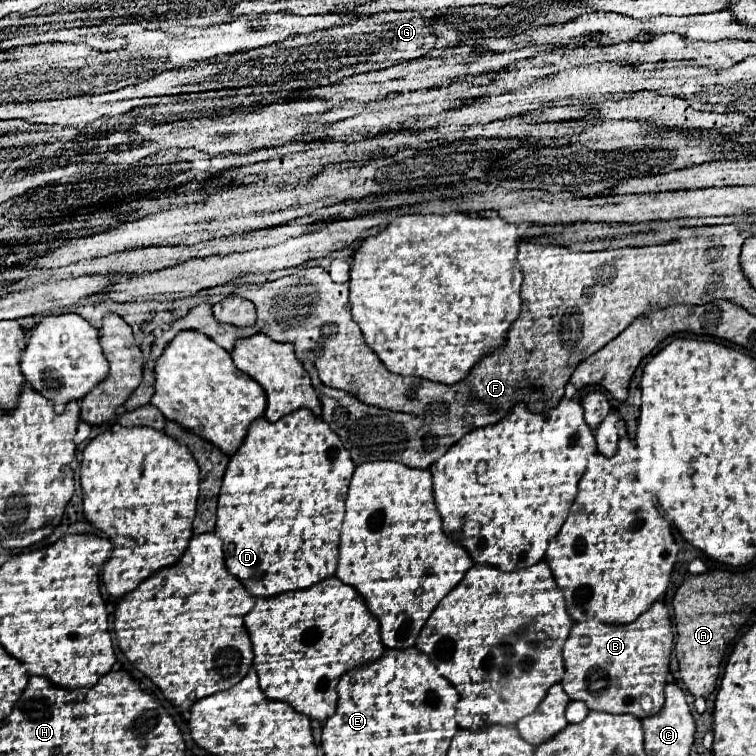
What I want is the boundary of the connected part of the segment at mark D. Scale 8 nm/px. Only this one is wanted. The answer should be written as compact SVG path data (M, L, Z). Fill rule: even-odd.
M298 409L298 411L282 417L276 423L268 423L264 417L260 417L252 423L242 447L230 457L226 475L222 479L222 489L220 489L220 497L218 497L218 519L216 519L216 533L226 547L226 569L236 579L240 579L240 583L246 587L246 591L250 591L250 595L274 597L274 595L280 595L286 591L308 589L336 573L340 527L342 527L342 519L344 519L344 511L346 511L346 491L348 491L354 469L356 469L356 465L352 463L350 453L342 447L342 441L338 439L338 435L334 435L334 431L330 431L330 427L326 427L326 423L322 423L322 419L314 417L312 411L308 411L308 409Z

